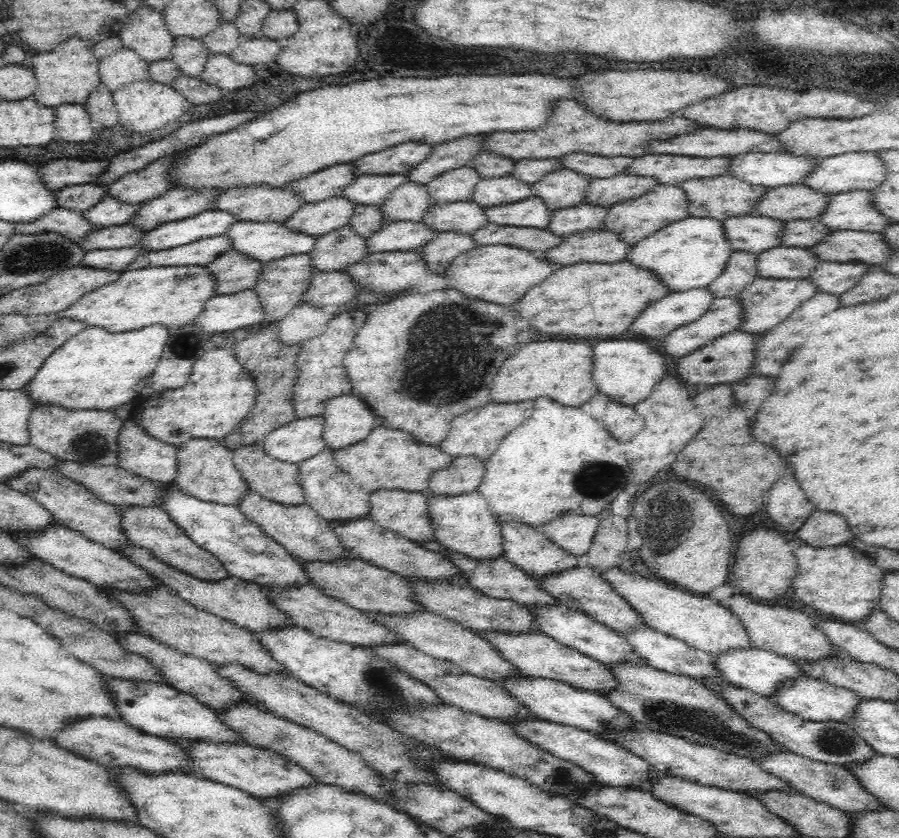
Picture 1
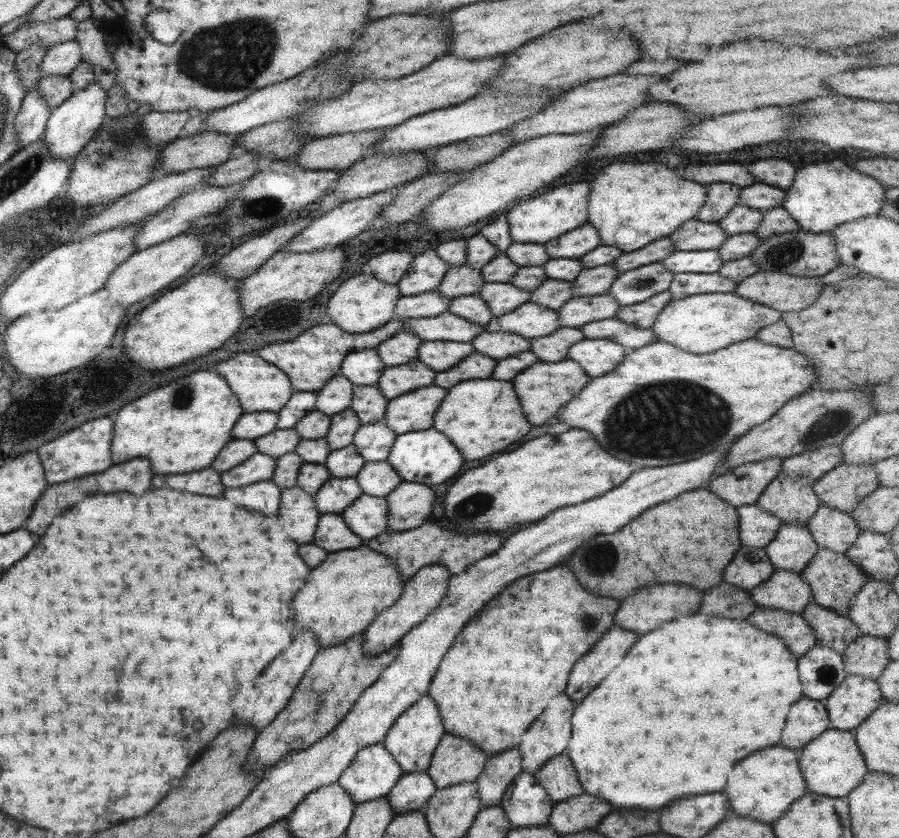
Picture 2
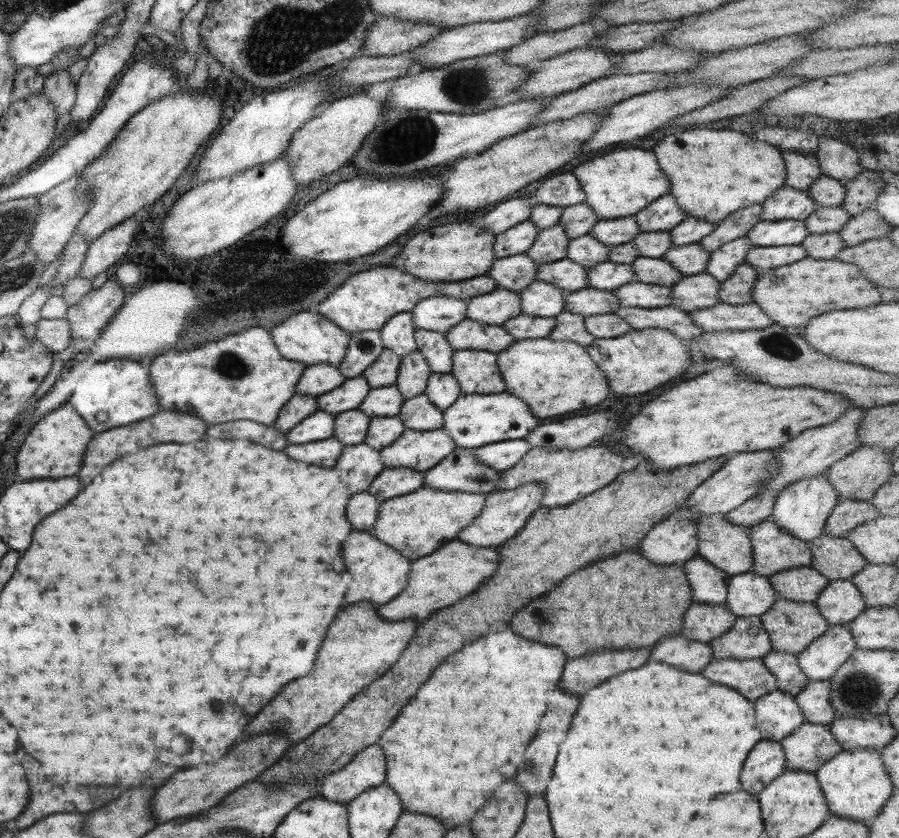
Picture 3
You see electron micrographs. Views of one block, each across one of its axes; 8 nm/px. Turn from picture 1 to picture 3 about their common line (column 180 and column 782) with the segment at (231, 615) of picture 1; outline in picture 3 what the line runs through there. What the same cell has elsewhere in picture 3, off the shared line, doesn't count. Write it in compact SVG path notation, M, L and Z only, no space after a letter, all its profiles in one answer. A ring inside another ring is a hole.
M810 567L781 570L768 577L776 598L787 598L793 602L813 603L828 581Z

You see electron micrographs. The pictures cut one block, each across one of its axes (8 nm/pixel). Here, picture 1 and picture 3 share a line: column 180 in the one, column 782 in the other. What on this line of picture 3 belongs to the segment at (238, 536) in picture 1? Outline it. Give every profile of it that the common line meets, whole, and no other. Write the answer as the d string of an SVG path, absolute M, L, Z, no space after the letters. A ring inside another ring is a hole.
M825 474L802 478L788 484L774 500L770 519L789 536L807 545L823 533L823 527L831 509L840 500L825 477Z

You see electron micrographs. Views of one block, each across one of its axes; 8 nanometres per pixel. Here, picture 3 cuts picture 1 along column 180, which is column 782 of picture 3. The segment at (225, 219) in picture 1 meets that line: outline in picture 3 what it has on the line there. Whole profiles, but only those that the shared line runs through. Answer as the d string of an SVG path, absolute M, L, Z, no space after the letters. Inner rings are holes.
M760 220L745 238L753 247L772 247L799 245L807 236L802 220Z

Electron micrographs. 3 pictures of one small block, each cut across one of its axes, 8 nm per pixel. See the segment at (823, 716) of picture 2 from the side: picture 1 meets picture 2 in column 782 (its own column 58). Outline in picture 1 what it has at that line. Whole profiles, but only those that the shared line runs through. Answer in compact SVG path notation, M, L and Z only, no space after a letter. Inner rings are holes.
M102 716L64 726L64 730L60 730L56 736L56 744L60 748L68 748L70 752L76 752L76 756L84 756L86 760L90 760L98 766L104 766L104 768L134 766L134 768L150 774L164 774L170 770L182 774L193 774L190 772L192 761L182 753L182 747L178 747L162 737L142 733L124 722L102 718Z

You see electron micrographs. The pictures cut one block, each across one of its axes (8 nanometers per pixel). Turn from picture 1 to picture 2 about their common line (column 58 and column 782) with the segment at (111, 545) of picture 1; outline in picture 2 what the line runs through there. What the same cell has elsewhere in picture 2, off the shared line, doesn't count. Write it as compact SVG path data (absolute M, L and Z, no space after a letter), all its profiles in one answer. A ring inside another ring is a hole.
M781 471L763 489L754 505L762 508L765 512L770 512L780 520L781 524L806 524L820 505L819 499L812 489L813 482L806 476L791 475Z

